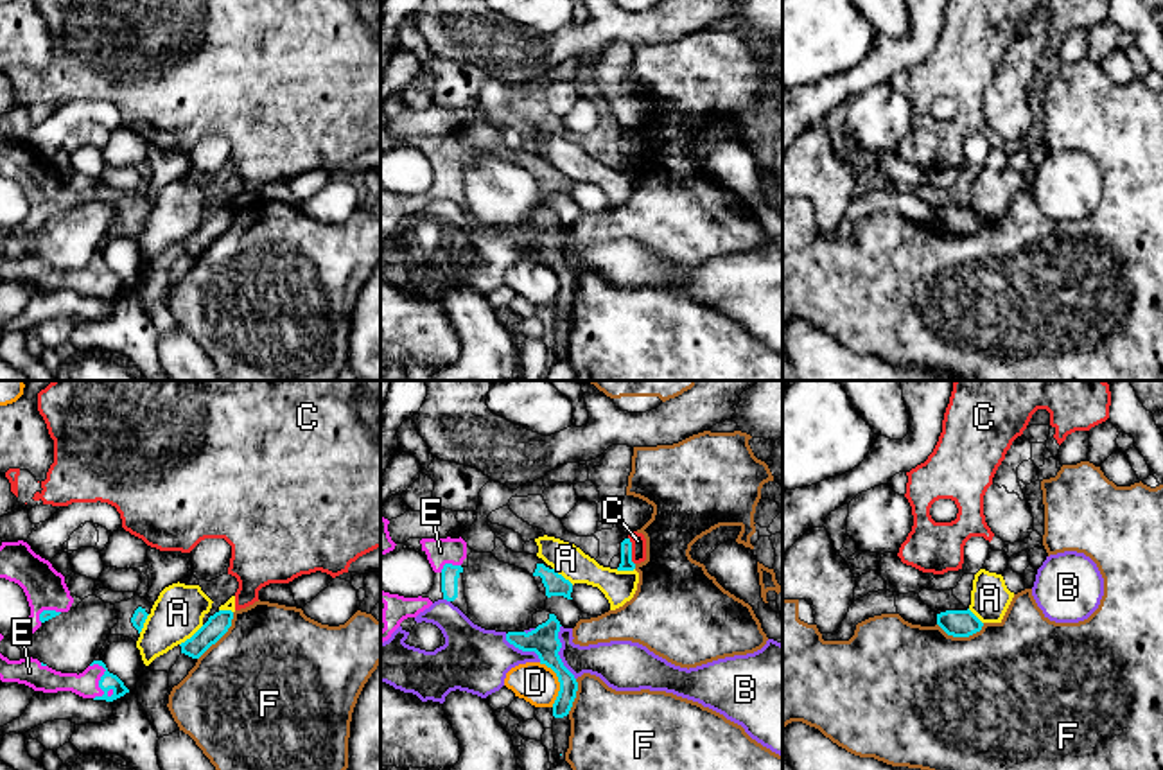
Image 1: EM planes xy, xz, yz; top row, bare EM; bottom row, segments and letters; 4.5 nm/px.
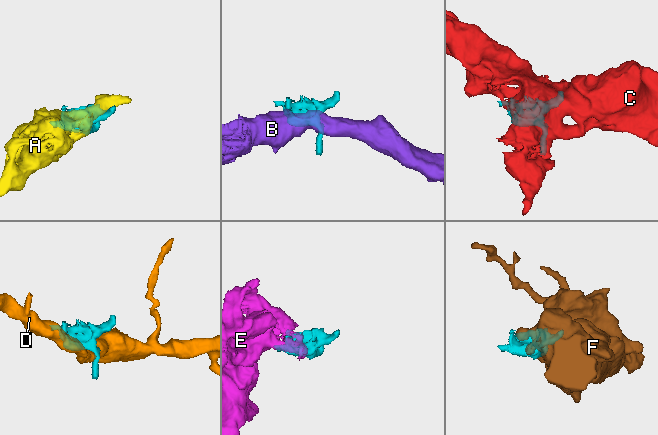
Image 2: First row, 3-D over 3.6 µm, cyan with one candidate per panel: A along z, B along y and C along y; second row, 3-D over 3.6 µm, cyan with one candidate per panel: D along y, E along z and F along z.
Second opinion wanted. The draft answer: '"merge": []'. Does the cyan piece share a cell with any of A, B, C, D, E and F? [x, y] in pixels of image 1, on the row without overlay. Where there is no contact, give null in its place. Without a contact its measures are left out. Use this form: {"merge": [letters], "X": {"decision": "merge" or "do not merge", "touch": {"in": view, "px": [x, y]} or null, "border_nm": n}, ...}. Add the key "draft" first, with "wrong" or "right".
{"draft": "wrong", "merge": ["E"], "A": {"decision": "do not merge", "touch": {"in": "xy", "px": [192, 234]}, "border_nm": 140}, "B": {"decision": "do not merge", "touch": {"in": "xz", "px": [559, 248]}, "border_nm": 260}, "C": {"decision": "do not merge", "touch": {"in": "xz", "px": [630, 149]}, "border_nm": 130}, "D": {"decision": "do not merge", "touch": {"in": "xz", "px": [559, 279]}, "border_nm": 220}, "E": {"decision": "merge", "touch": {"in": "xy", "px": [101, 275]}, "border_nm": 180}, "F": {"decision": "do not merge", "touch": {"in": "yz", "px": [961, 234]}, "border_nm": 220}}

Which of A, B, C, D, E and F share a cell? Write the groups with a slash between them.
A / B / C / D / E / F

